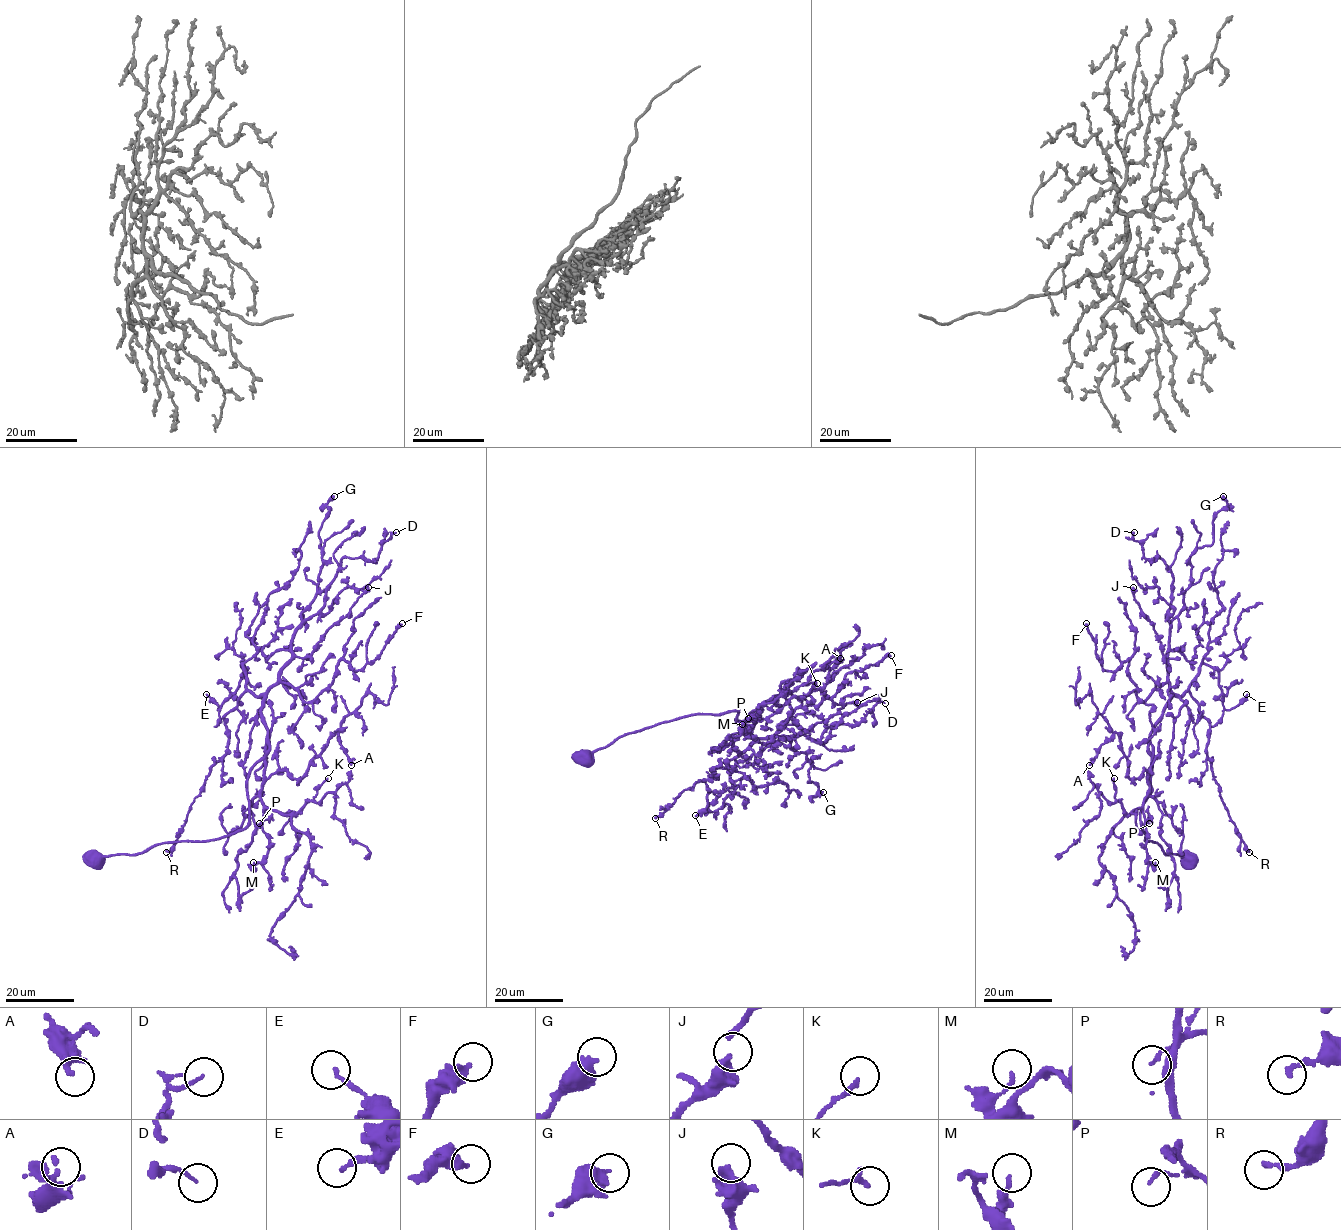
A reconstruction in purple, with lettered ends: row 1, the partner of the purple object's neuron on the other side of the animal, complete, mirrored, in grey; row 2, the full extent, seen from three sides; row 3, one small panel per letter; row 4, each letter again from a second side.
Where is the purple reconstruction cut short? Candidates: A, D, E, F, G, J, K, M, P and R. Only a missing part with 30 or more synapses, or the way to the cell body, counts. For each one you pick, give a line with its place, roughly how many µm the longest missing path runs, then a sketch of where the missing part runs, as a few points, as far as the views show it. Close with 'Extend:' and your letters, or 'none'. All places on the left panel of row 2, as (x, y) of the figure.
Extend: none

